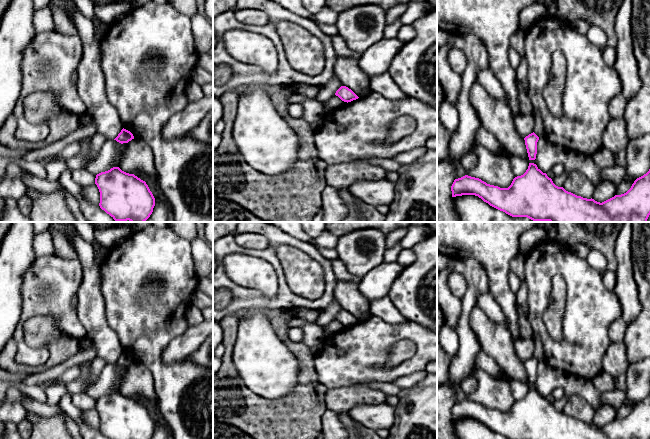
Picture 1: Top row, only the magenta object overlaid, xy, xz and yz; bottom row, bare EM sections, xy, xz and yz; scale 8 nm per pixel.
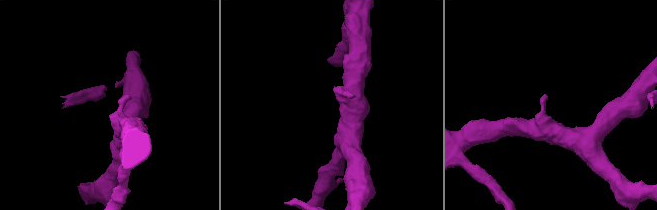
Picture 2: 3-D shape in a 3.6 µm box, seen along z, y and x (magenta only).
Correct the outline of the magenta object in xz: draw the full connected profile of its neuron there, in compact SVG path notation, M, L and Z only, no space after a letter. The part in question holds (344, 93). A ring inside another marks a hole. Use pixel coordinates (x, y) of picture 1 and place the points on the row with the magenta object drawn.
M341 86L335 93L342 101L351 102L353 100L358 99L359 97L348 87Z

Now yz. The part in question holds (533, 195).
M529 163L526 172L513 179L508 188L487 184L479 178L465 175L455 179L452 197L475 195L490 206L512 217L527 217L533 221L549 222L647 222L650 215L650 169L637 178L631 188L624 194L600 203L587 199L556 186L552 179L543 173L536 164Z

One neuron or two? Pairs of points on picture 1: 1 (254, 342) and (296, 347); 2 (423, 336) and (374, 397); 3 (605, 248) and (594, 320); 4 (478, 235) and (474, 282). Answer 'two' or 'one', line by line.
1: two
2: two
3: two
4: two

